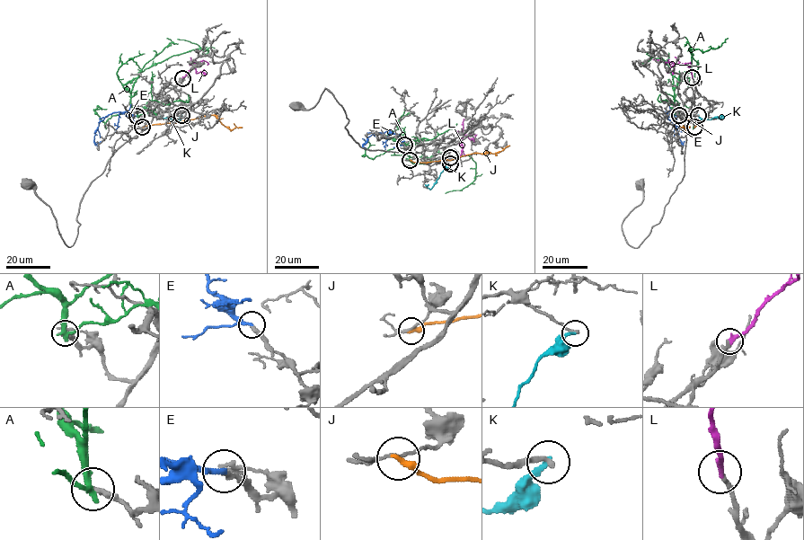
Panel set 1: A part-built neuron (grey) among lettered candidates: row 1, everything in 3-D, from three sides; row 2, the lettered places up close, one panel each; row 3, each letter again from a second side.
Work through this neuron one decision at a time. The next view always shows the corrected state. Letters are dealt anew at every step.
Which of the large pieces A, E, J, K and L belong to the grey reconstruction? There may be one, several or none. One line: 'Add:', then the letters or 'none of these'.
Add: E, L

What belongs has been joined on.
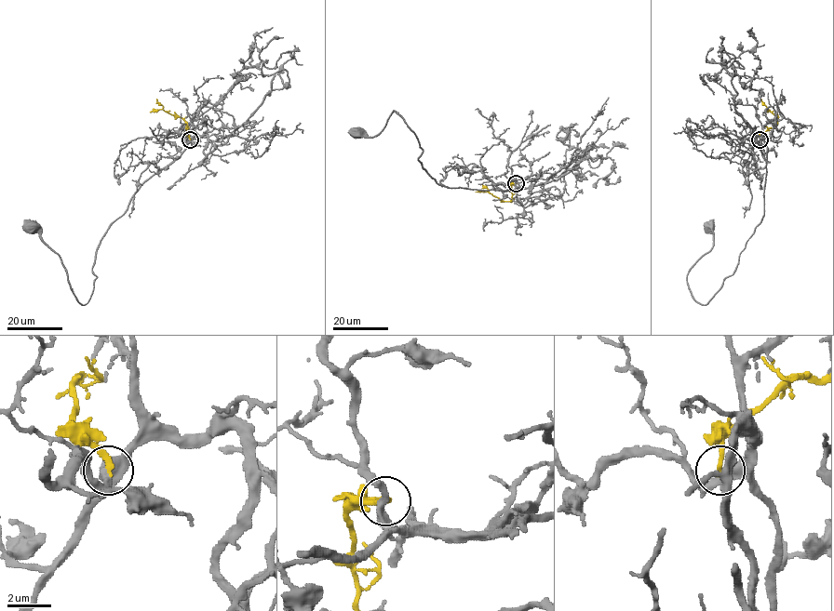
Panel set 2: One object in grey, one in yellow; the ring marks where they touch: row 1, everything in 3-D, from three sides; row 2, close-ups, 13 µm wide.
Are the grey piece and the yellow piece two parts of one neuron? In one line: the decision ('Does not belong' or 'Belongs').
Does not belong

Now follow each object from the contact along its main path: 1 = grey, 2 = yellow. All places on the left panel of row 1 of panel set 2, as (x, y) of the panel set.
1: (190, 139), (108, 228), (86, 304), (60, 257), (31, 228)
2: (190, 139), (185, 134), (183, 120), (168, 112), (156, 99)

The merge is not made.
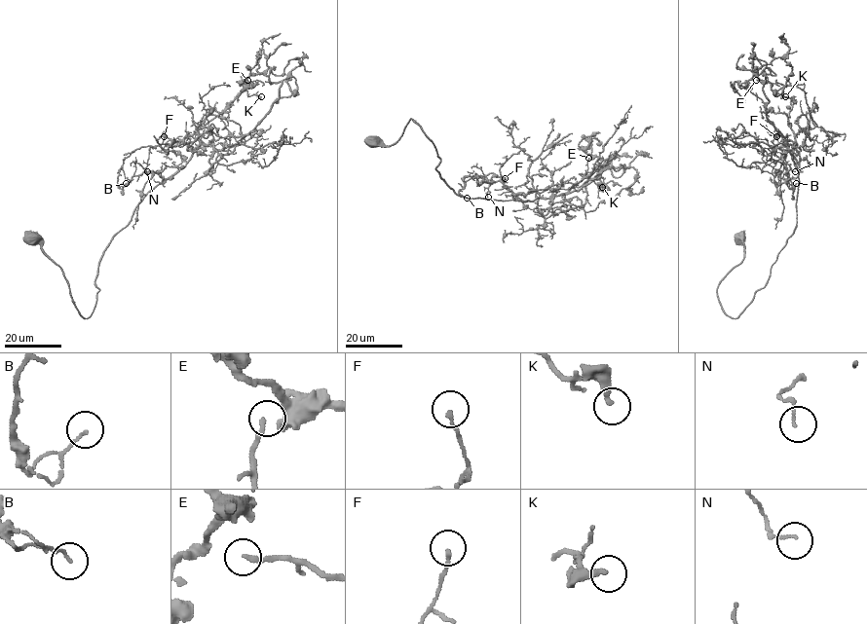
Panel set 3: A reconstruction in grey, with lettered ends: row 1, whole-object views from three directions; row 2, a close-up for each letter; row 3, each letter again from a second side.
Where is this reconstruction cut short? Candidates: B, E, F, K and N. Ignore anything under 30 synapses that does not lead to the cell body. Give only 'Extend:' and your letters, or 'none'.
Extend: none

